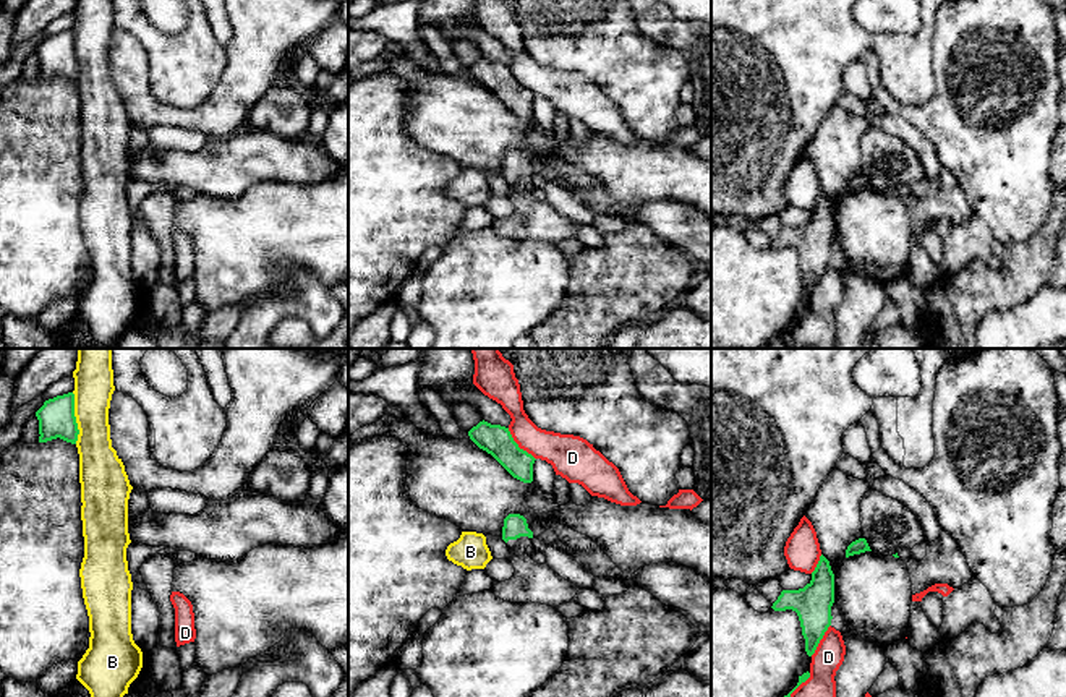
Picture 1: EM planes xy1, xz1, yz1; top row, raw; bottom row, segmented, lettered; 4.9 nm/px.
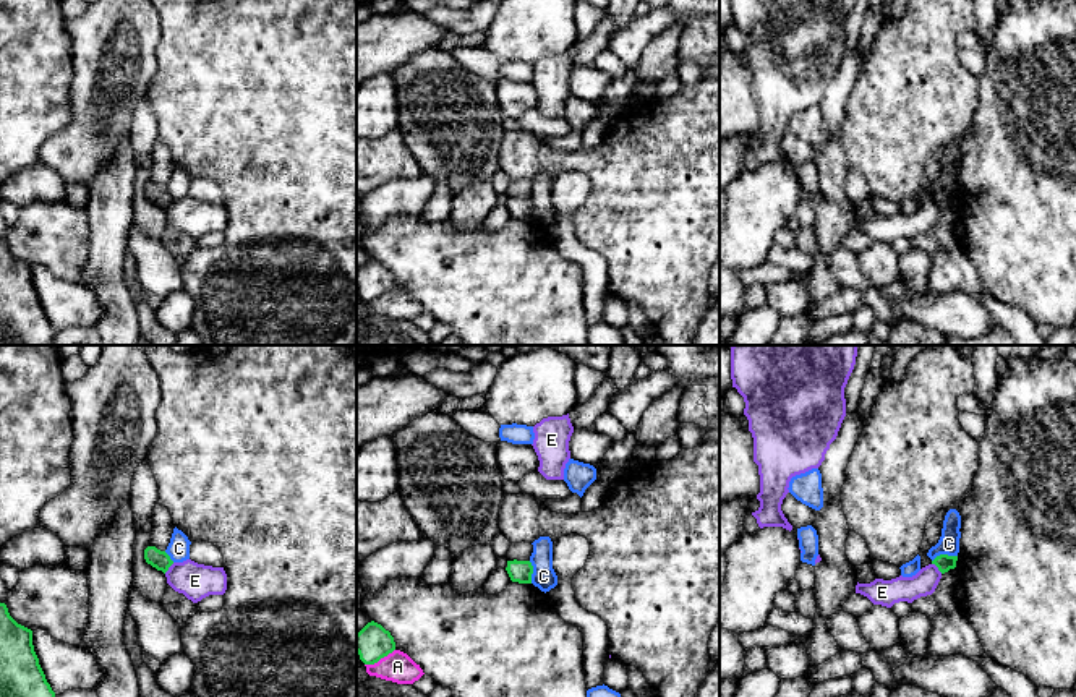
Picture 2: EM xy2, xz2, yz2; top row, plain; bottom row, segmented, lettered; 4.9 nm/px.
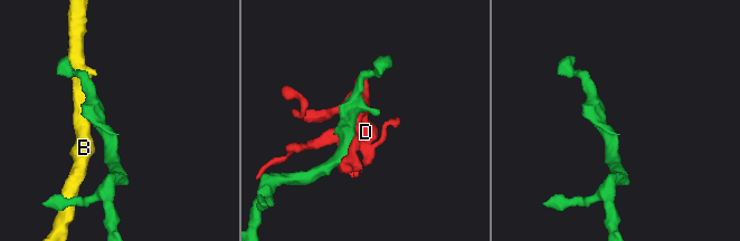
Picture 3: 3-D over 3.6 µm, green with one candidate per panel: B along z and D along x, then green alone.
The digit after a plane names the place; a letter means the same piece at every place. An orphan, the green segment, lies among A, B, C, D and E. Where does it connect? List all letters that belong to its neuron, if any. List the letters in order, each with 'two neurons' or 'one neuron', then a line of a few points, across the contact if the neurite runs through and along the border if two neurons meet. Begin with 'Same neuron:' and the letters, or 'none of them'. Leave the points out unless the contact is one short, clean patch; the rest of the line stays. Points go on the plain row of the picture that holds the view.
Same neuron: none of them
A: two neurons
B: two neurons
C: two neurons; line yz2 (956, 192), (939, 192), (932, 198)
D: two neurons
E: two neurons; line yz2 (932, 200), (942, 209)

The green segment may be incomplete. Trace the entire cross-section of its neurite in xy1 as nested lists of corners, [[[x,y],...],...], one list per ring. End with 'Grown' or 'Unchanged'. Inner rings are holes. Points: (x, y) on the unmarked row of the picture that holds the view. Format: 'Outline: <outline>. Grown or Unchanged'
Outline: [[[73,29],[45,37],[36,49],[36,53],[39,57],[39,79],[60,75],[66,79],[76,81],[79,66],[75,53]]]. Unchanged

